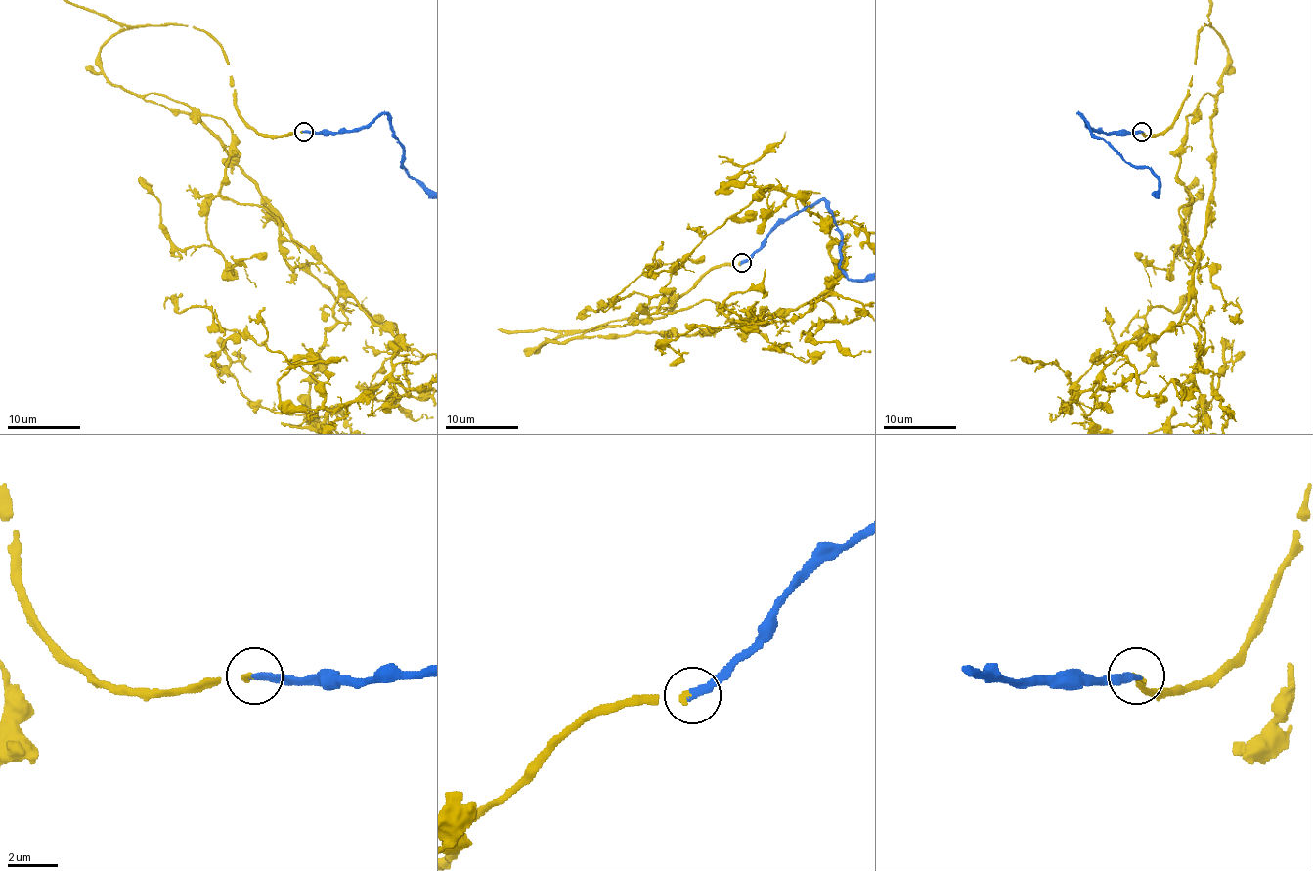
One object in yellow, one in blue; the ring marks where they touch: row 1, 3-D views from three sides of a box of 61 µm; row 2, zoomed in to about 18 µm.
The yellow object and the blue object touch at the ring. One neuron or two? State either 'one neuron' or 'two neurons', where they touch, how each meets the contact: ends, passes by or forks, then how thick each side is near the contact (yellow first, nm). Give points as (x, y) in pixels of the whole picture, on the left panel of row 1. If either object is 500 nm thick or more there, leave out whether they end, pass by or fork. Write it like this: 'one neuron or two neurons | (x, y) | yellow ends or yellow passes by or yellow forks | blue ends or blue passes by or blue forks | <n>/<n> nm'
one neuron | (304, 131) | yellow ends | blue ends | 140/280 nm

